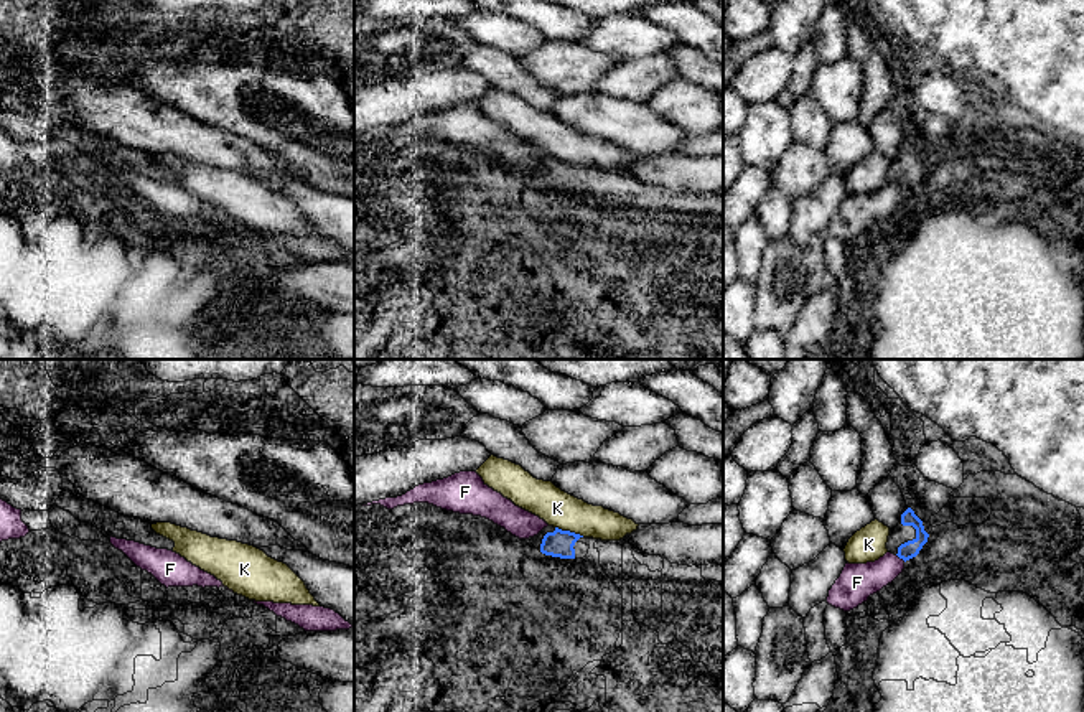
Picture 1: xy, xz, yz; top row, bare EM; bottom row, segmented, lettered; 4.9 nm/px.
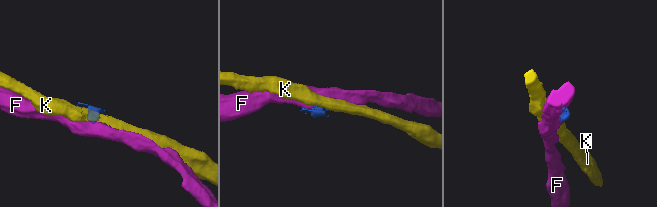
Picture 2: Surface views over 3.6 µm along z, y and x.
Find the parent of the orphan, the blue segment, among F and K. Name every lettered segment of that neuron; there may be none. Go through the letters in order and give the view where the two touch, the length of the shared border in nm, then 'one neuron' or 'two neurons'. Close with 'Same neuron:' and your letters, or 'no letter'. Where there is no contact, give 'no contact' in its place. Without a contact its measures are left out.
F: yz | 60 nm | two neurons
K: xz | 150 nm | two neurons
Same neuron: no letter

